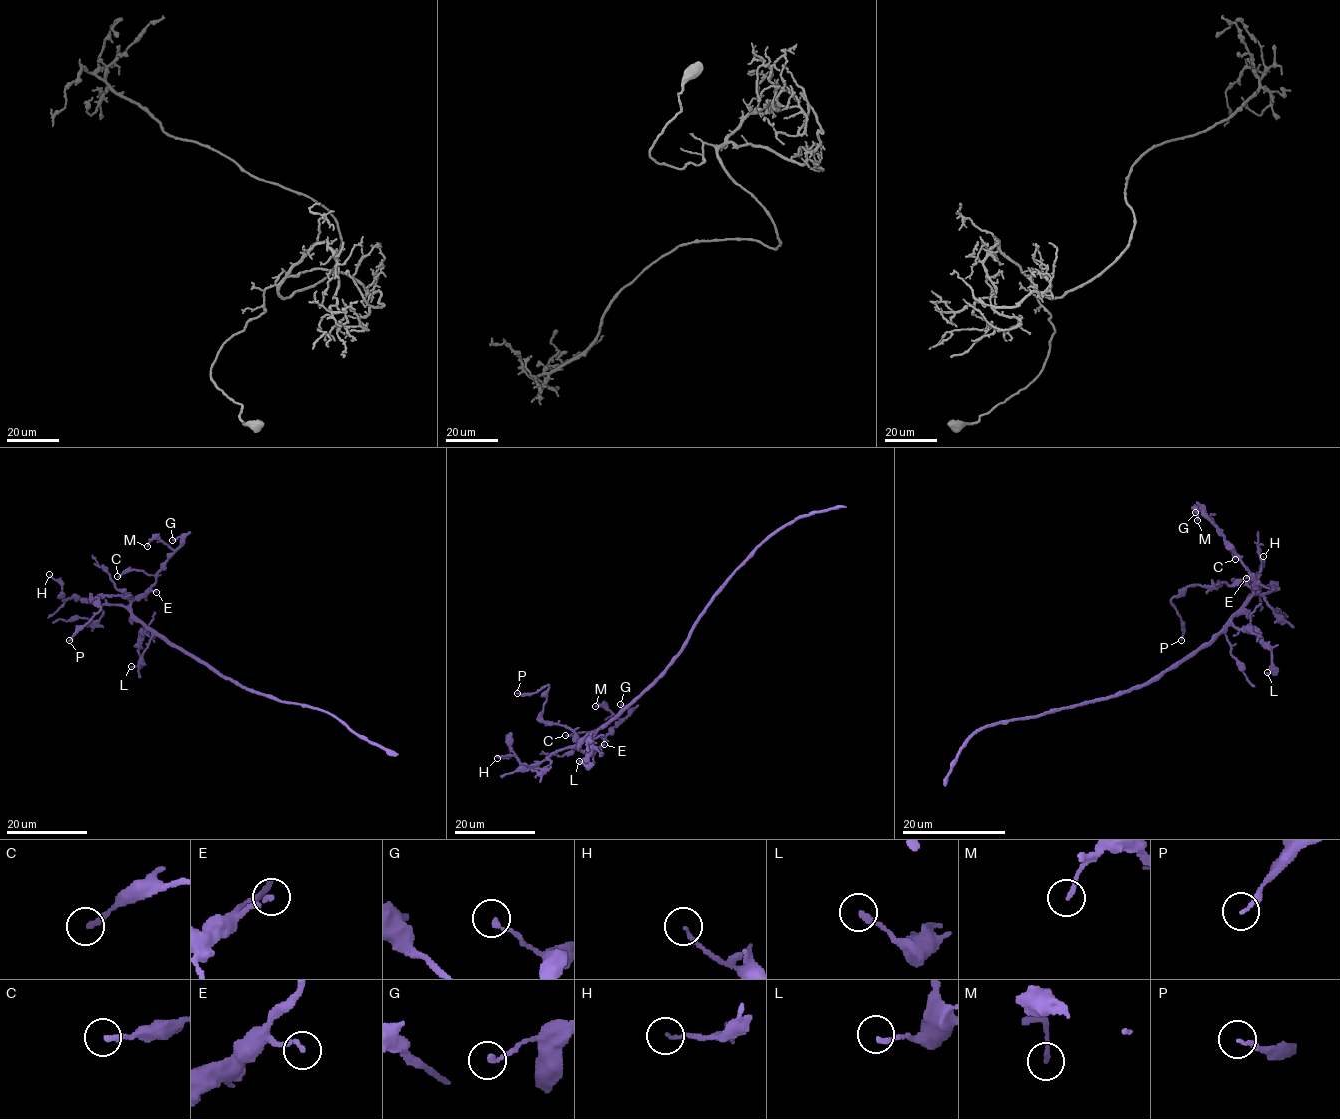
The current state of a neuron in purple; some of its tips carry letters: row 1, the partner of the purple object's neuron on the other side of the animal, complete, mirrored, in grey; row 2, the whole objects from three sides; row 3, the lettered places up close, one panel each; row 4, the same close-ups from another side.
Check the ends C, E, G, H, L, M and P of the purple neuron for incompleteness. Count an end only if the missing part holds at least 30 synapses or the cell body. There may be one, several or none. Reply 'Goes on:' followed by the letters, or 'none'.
Goes on: none

